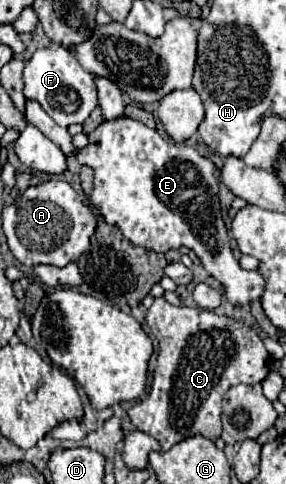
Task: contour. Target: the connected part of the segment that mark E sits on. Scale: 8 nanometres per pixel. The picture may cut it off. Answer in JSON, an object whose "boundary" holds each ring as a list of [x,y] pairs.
{"boundary":[[[128,116],[106,120],[102,122],[92,134],[90,144],[82,148],[76,158],[80,164],[90,166],[94,170],[94,190],[92,190],[92,204],[102,212],[108,224],[116,224],[122,234],[134,244],[154,252],[168,252],[180,246],[188,246],[196,252],[204,268],[210,276],[222,282],[226,290],[226,298],[236,304],[250,304],[252,300],[260,298],[264,292],[264,278],[258,272],[242,270],[240,264],[234,260],[230,250],[230,238],[226,224],[220,212],[218,200],[218,168],[210,158],[204,158],[196,152],[196,148],[186,144],[176,144],[162,138],[154,128],[148,128],[140,120],[132,120]]]}

